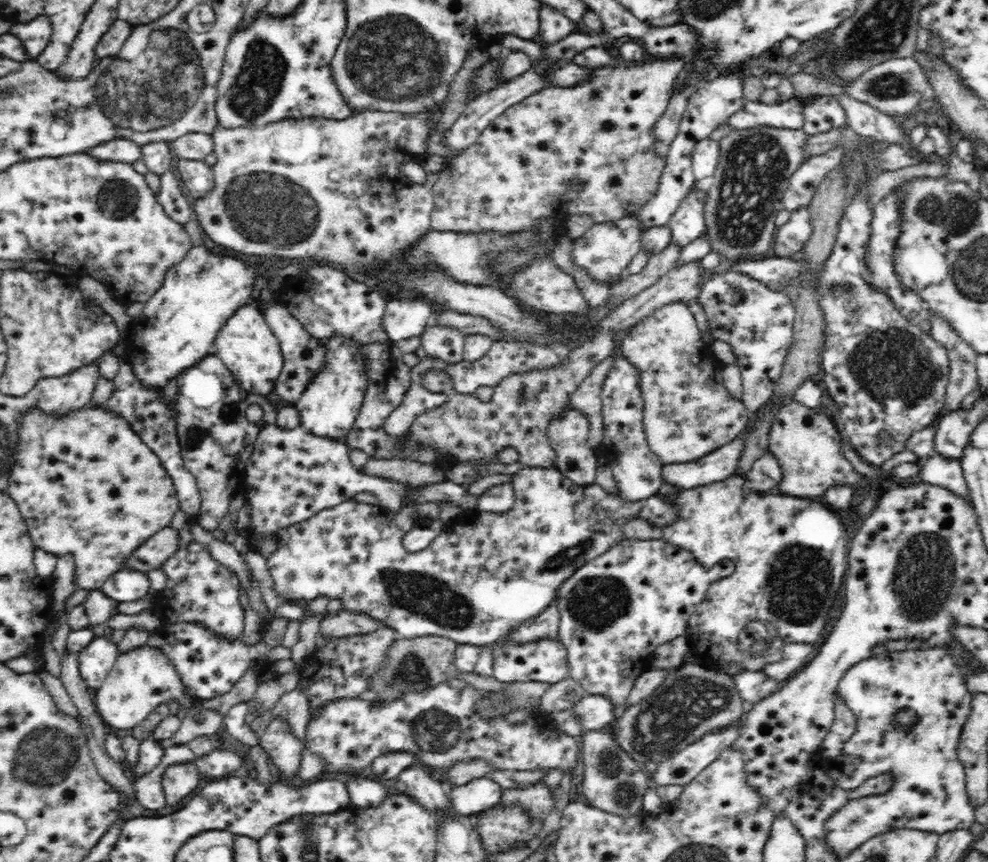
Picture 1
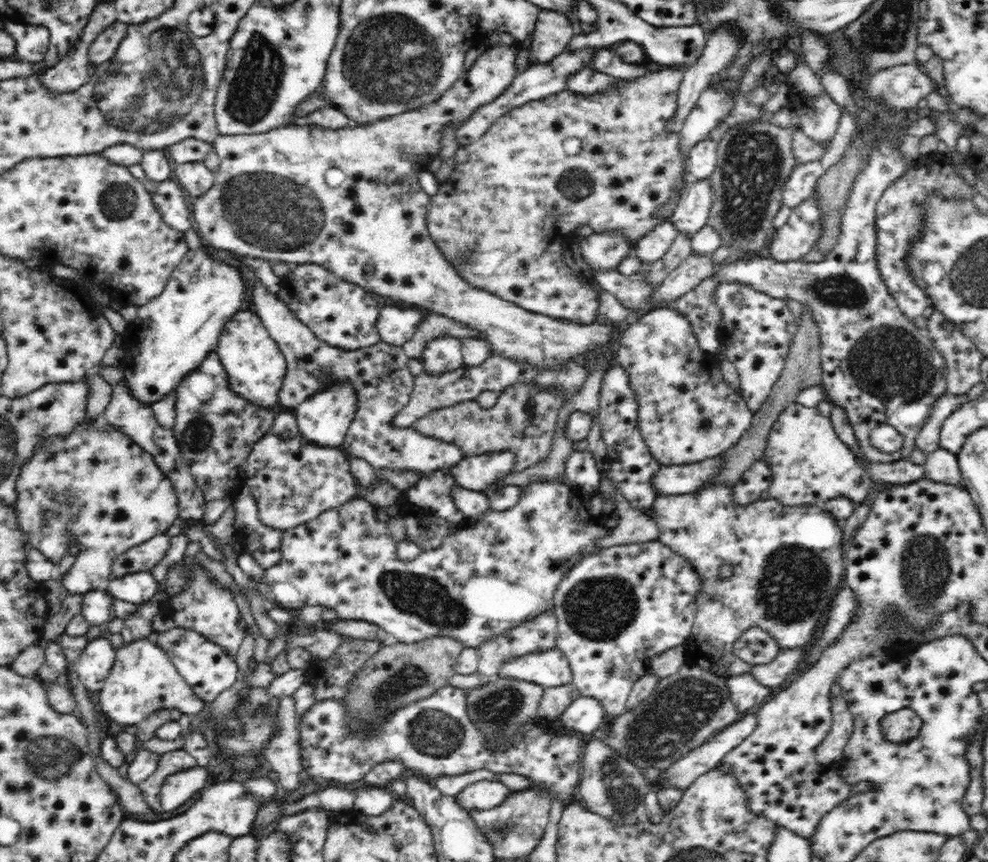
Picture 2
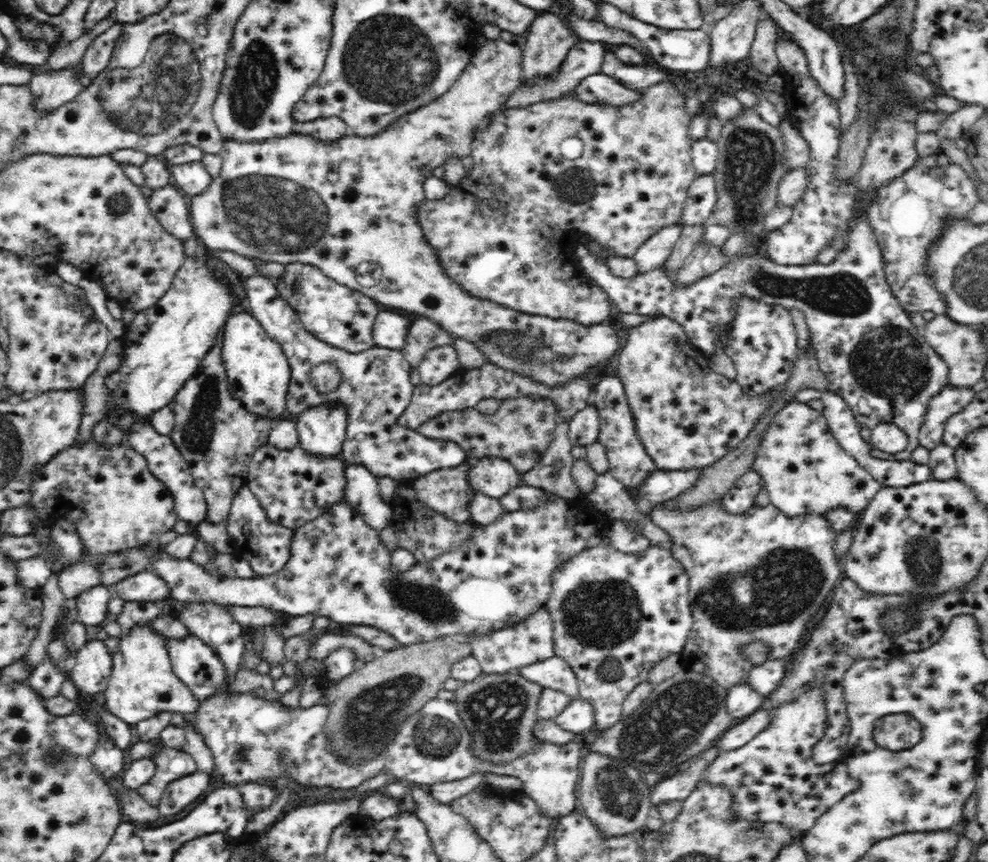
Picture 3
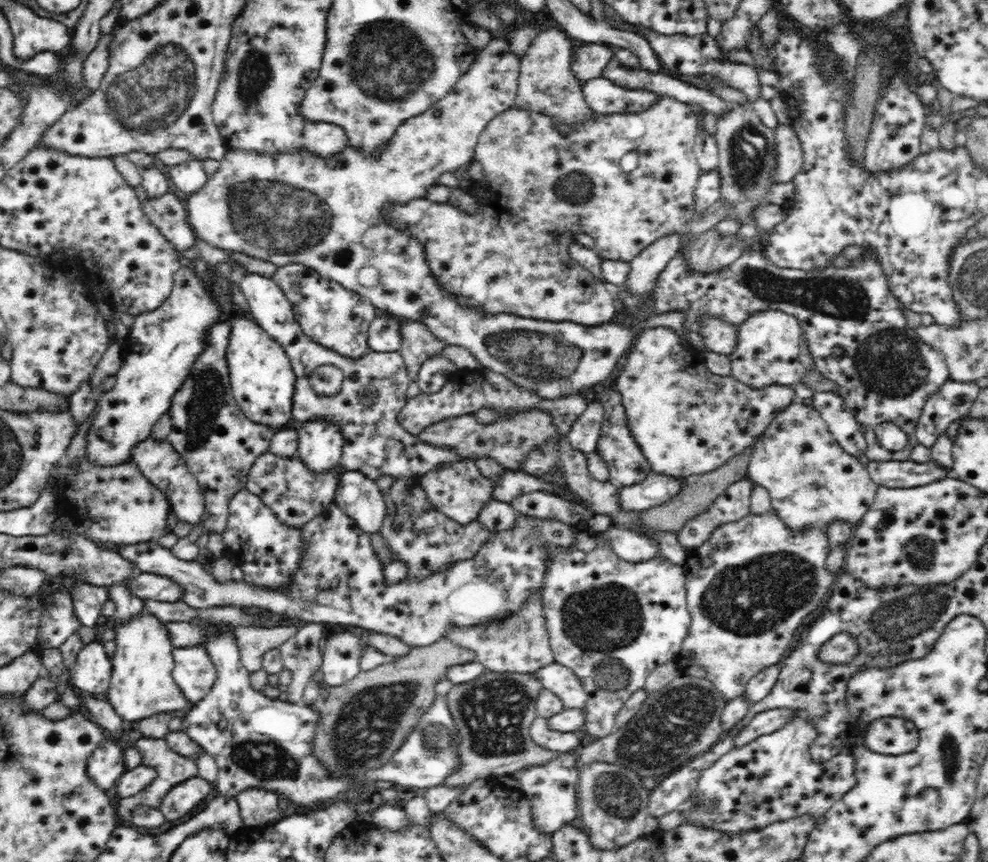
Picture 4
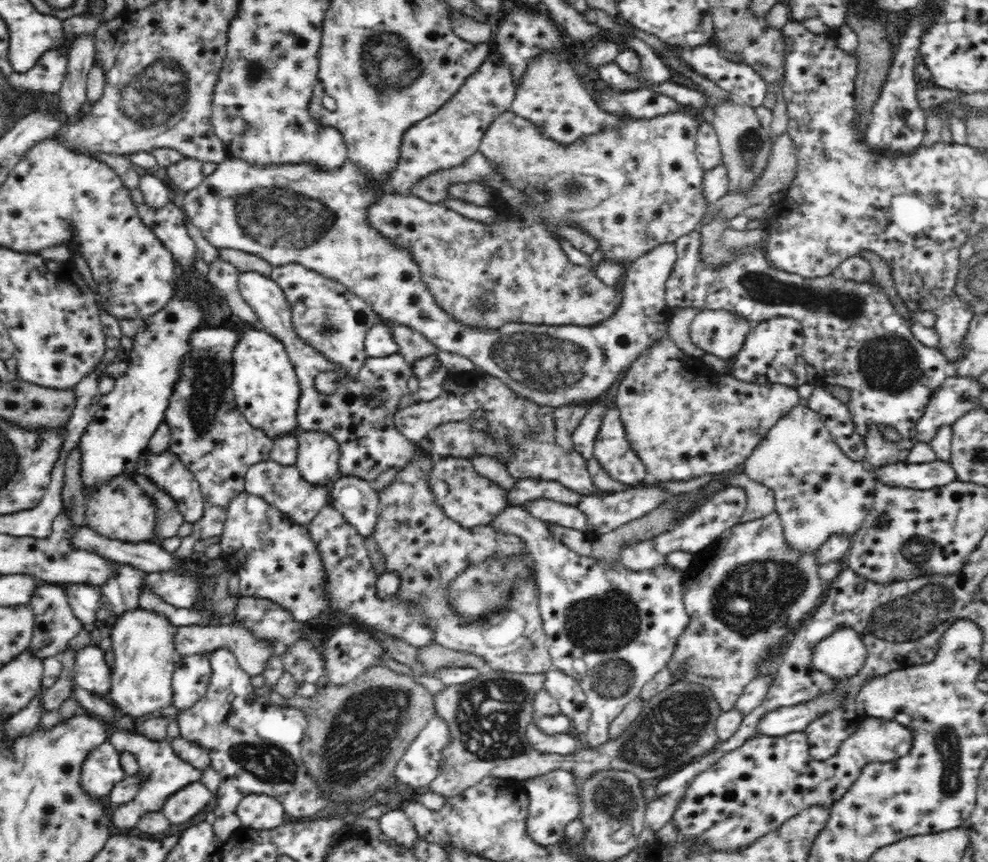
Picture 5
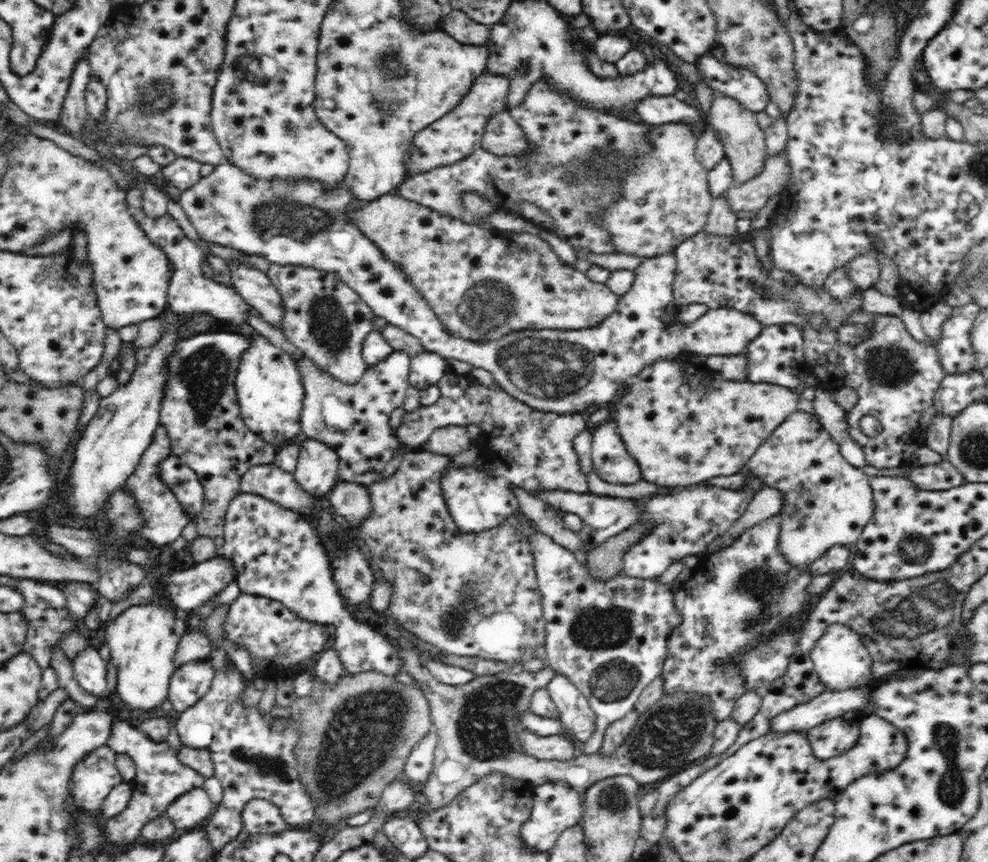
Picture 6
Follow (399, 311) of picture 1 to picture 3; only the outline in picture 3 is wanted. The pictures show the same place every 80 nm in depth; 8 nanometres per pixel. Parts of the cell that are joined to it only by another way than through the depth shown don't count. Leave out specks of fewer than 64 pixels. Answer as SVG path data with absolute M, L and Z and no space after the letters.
M386 310L378 313L372 326L374 346L388 349L401 349L408 335L408 326L414 317L408 314Z

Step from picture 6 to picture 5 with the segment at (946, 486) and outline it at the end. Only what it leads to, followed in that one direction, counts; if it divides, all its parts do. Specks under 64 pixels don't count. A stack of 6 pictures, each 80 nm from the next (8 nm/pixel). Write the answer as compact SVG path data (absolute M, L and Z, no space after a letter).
M936 459L929 463L896 463L877 468L874 477L880 482L905 486L916 490L932 490L946 486L957 479L952 464L946 460Z

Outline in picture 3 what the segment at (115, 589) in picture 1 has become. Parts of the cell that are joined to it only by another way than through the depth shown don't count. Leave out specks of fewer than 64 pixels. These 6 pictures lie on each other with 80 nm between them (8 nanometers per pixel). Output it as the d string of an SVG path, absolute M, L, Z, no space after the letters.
M146 570L116 583L116 592L123 600L159 603L171 598L169 584L156 573Z

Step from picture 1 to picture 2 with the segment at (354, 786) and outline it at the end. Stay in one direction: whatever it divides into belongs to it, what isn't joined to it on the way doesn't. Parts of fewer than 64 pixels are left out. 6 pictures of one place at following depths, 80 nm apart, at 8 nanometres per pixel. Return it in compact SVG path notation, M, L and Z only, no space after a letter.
M366 785L355 792L353 813L364 814L366 817L380 816L391 809L396 798L388 787Z

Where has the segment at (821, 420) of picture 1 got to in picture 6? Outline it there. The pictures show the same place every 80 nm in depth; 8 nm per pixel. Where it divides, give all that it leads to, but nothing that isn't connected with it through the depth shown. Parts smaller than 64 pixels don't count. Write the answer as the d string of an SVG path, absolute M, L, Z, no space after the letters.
M794 412L788 416L788 420L782 422L750 458L747 471L762 479L769 487L777 488L785 494L784 506L779 514L781 530L778 547L789 565L811 565L836 545L852 552L864 527L874 518L875 505L870 477L843 458L837 442L822 428L816 414Z

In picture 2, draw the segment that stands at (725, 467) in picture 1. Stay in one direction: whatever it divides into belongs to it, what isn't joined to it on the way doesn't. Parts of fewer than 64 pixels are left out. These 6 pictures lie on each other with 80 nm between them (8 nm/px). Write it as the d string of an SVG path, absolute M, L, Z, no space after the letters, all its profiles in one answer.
M722 457L680 466L661 465L654 476L656 497L696 493L706 480L710 480L722 464Z

